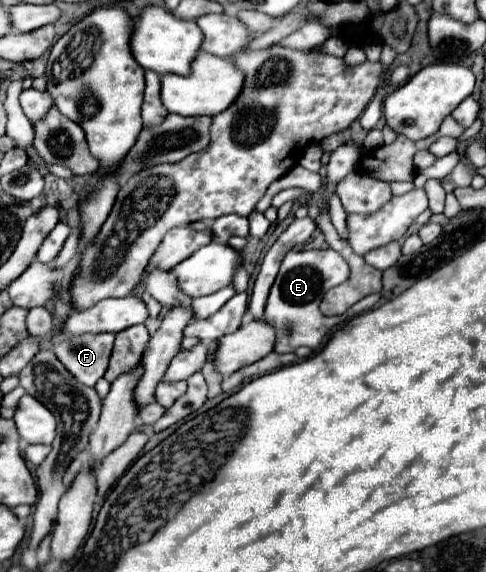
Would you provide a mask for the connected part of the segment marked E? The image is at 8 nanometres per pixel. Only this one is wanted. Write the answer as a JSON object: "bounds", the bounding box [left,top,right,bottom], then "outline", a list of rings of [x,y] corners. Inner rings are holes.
{"bounds":[266,250,380,352],"outline":[[[290,250],[284,256],[280,272],[276,276],[276,282],[270,290],[268,308],[266,308],[266,322],[270,326],[274,326],[274,330],[276,330],[274,352],[294,352],[298,346],[308,346],[312,350],[318,350],[332,328],[336,328],[338,324],[374,308],[374,304],[380,300],[380,294],[366,296],[364,300],[354,304],[354,308],[350,308],[342,316],[334,316],[334,318],[322,316],[322,312],[320,312],[322,296],[330,288],[342,284],[348,278],[348,274],[350,274],[348,264],[338,252],[330,252],[330,250],[300,250],[298,252],[298,250]]]}

